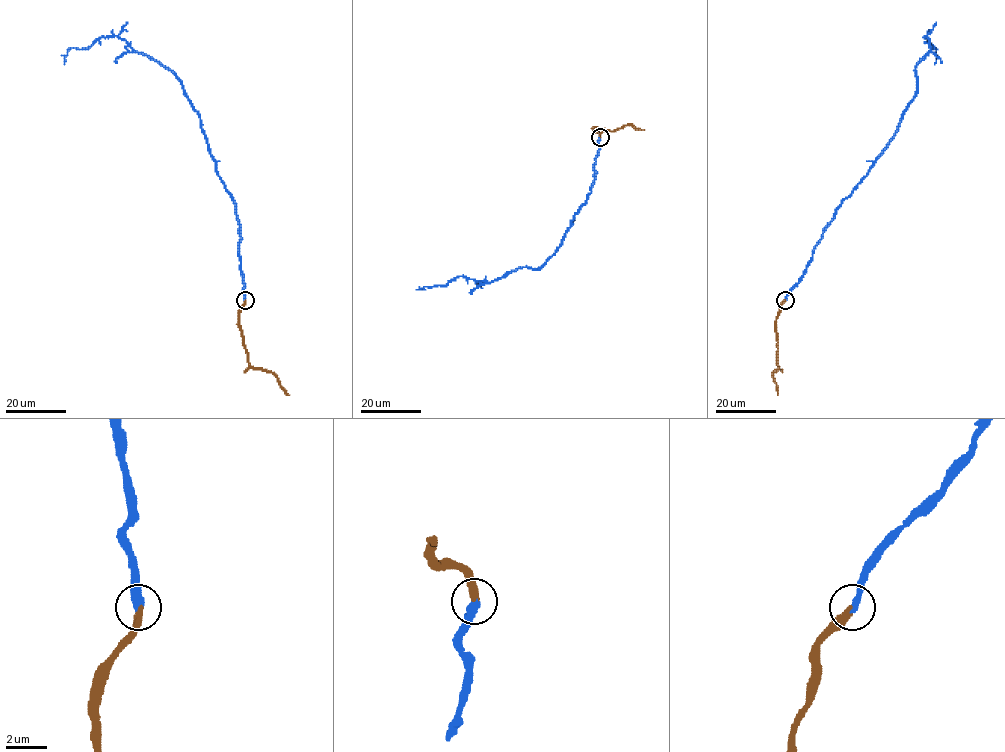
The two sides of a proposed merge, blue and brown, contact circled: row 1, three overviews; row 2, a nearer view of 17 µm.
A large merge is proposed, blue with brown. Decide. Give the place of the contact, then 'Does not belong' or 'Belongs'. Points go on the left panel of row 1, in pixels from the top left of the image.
Place: (245, 300). Belongs

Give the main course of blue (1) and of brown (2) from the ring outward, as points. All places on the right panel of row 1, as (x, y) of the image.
1: (785, 300), (822, 230), (897, 129), (915, 94), (916, 65), (930, 52), (926, 36), (936, 49), (934, 65)
2: (785, 300), (776, 318), (779, 367), (773, 375), (778, 394)

